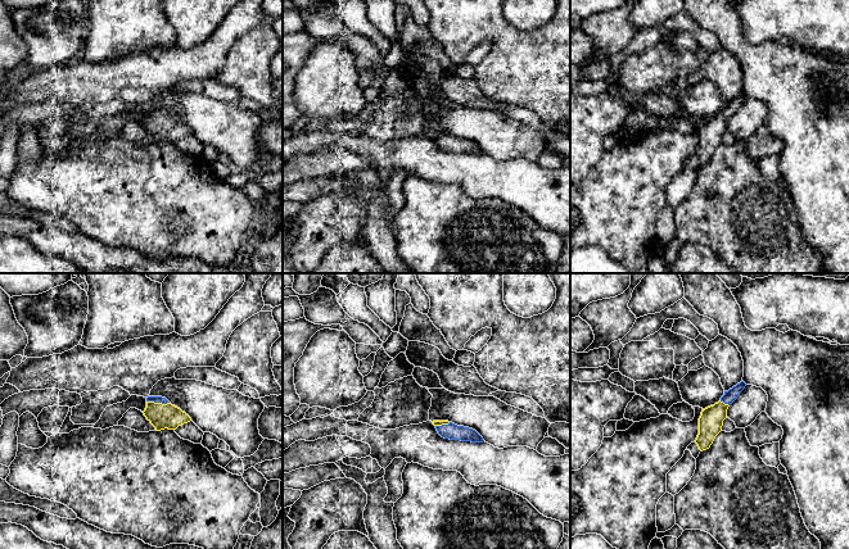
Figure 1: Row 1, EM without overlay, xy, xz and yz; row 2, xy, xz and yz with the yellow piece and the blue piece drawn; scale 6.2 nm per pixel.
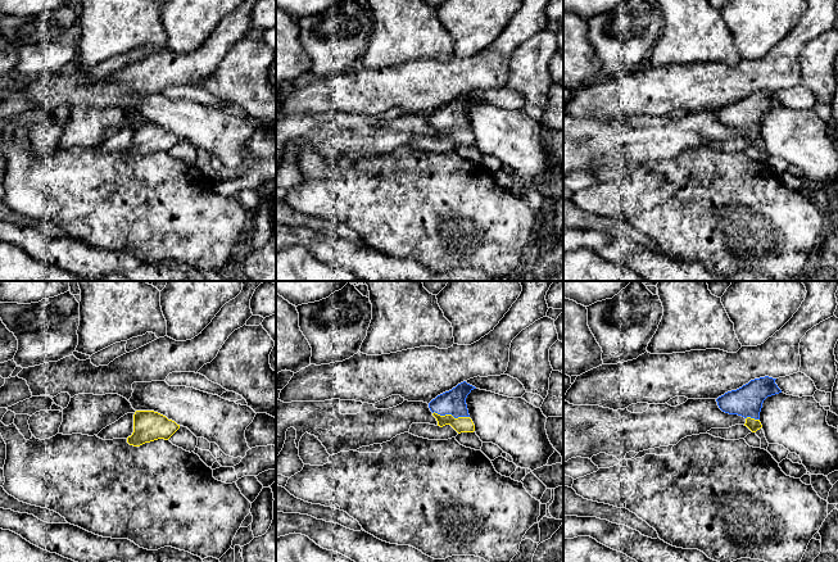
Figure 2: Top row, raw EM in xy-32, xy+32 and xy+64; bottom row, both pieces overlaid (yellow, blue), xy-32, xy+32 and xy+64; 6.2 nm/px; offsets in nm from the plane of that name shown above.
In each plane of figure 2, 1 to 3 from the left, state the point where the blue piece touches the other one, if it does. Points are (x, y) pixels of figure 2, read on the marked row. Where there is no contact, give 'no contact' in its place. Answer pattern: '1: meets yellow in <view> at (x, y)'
1: no contact
2: meets yellow in xy+32 at (451, 415)
3: meets yellow in xy+64 at (752, 418)

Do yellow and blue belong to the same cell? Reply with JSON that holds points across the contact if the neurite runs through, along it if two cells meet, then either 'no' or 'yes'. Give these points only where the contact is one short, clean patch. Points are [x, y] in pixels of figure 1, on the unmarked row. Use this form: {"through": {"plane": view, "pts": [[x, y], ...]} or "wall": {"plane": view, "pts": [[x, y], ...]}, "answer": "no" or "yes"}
{"answer": "yes"}

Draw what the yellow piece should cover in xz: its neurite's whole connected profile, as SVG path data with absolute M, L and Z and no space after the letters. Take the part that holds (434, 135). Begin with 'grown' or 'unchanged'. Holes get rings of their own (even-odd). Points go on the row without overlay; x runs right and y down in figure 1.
grown; M433 133L438 146L450 153L483 155L483 150L473 141L457 139L448 133Z

